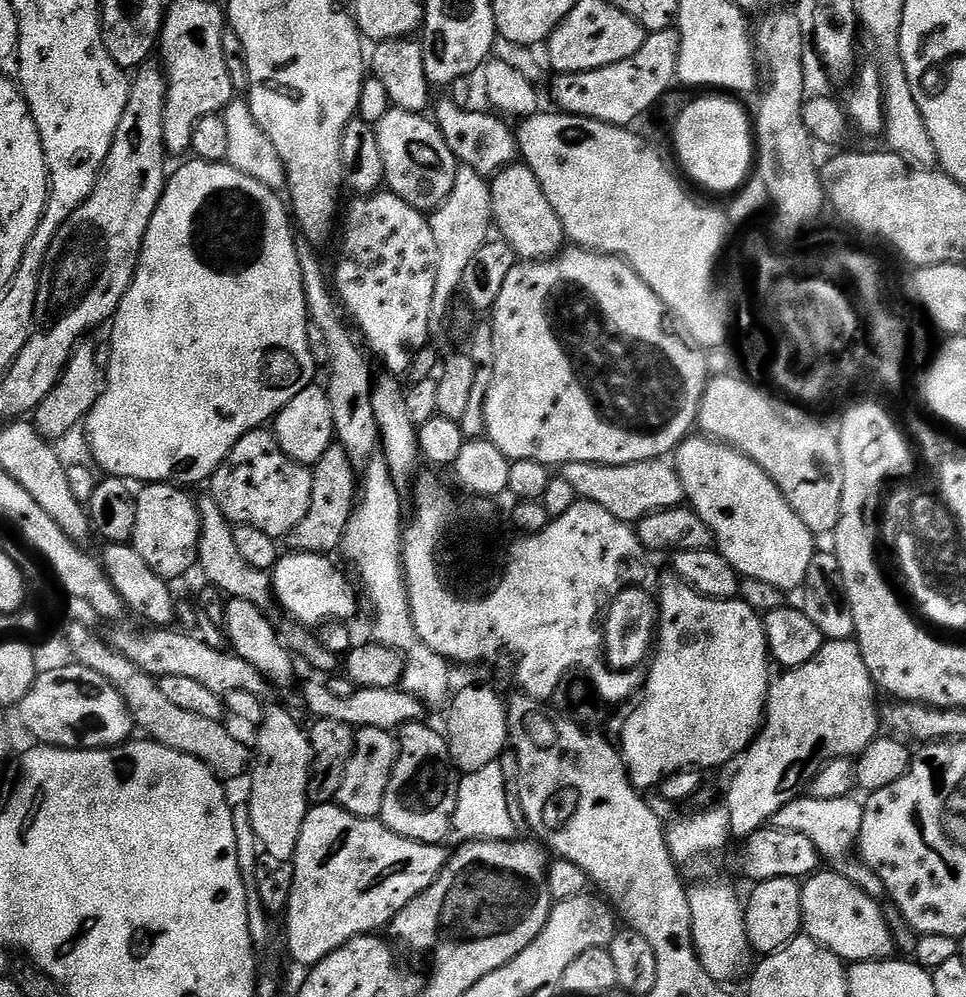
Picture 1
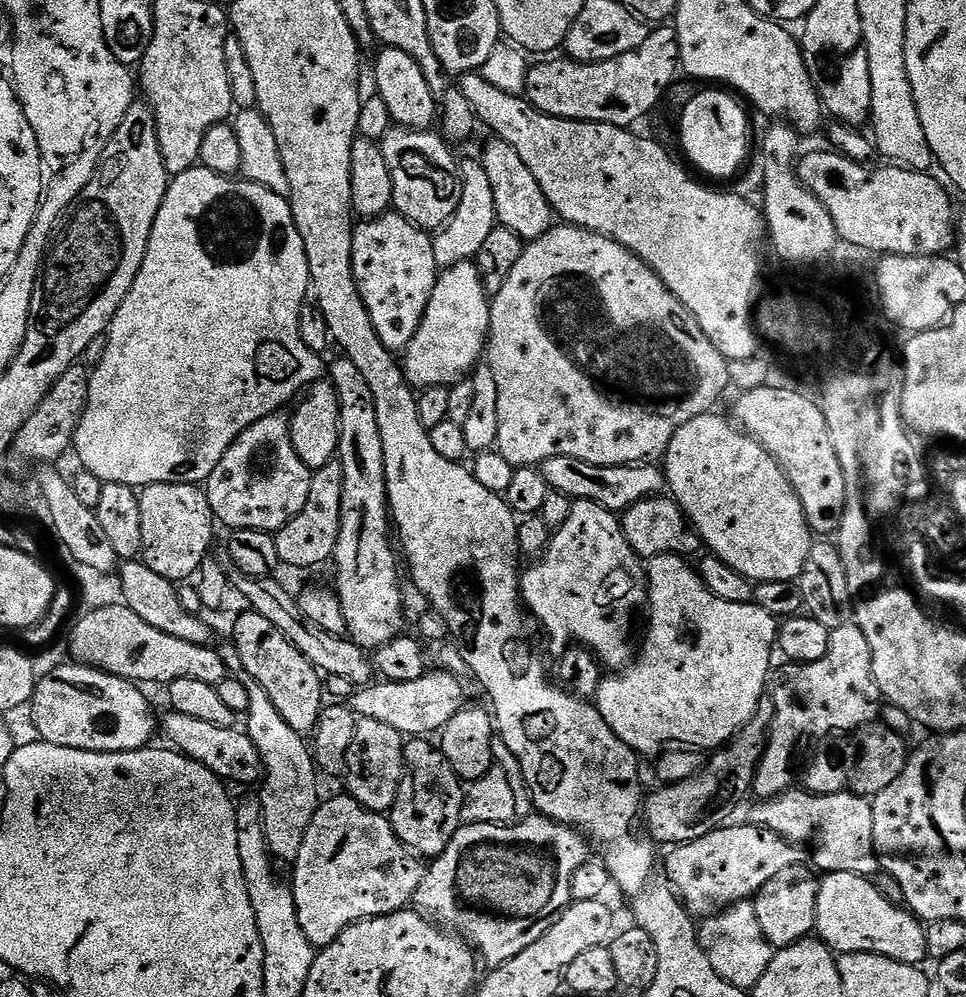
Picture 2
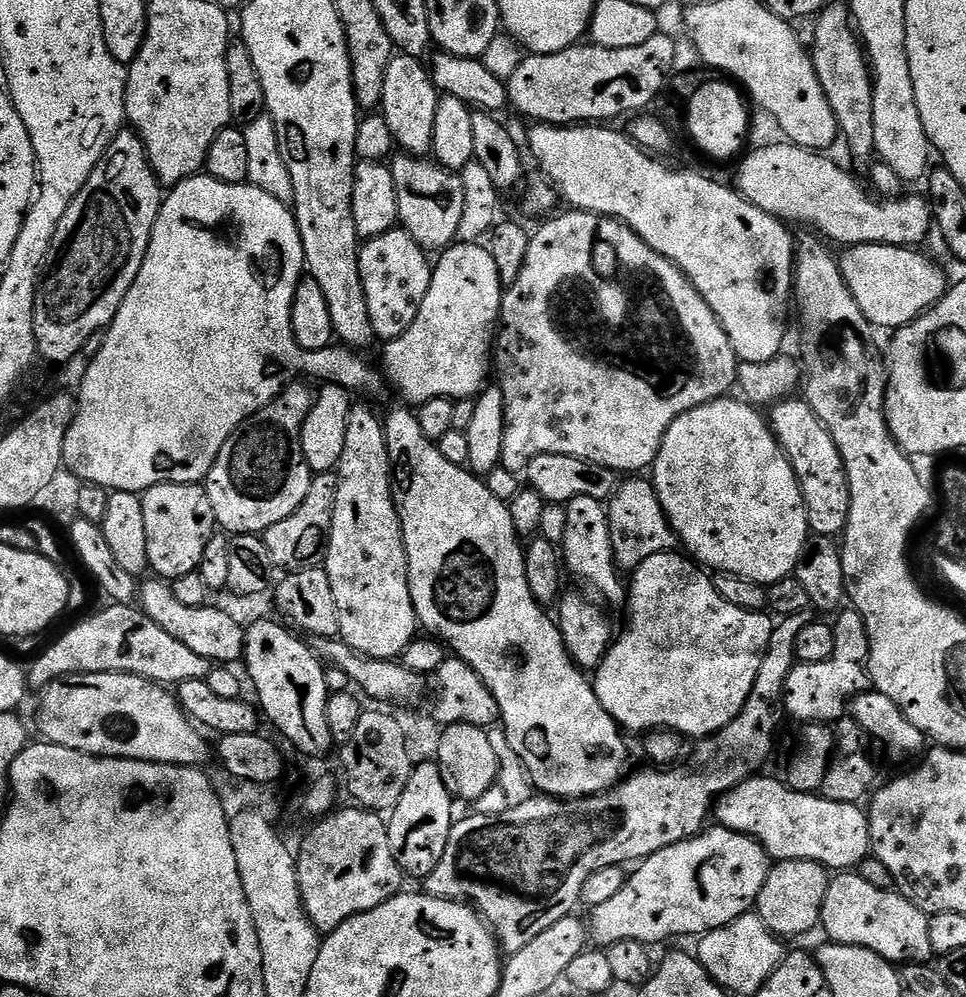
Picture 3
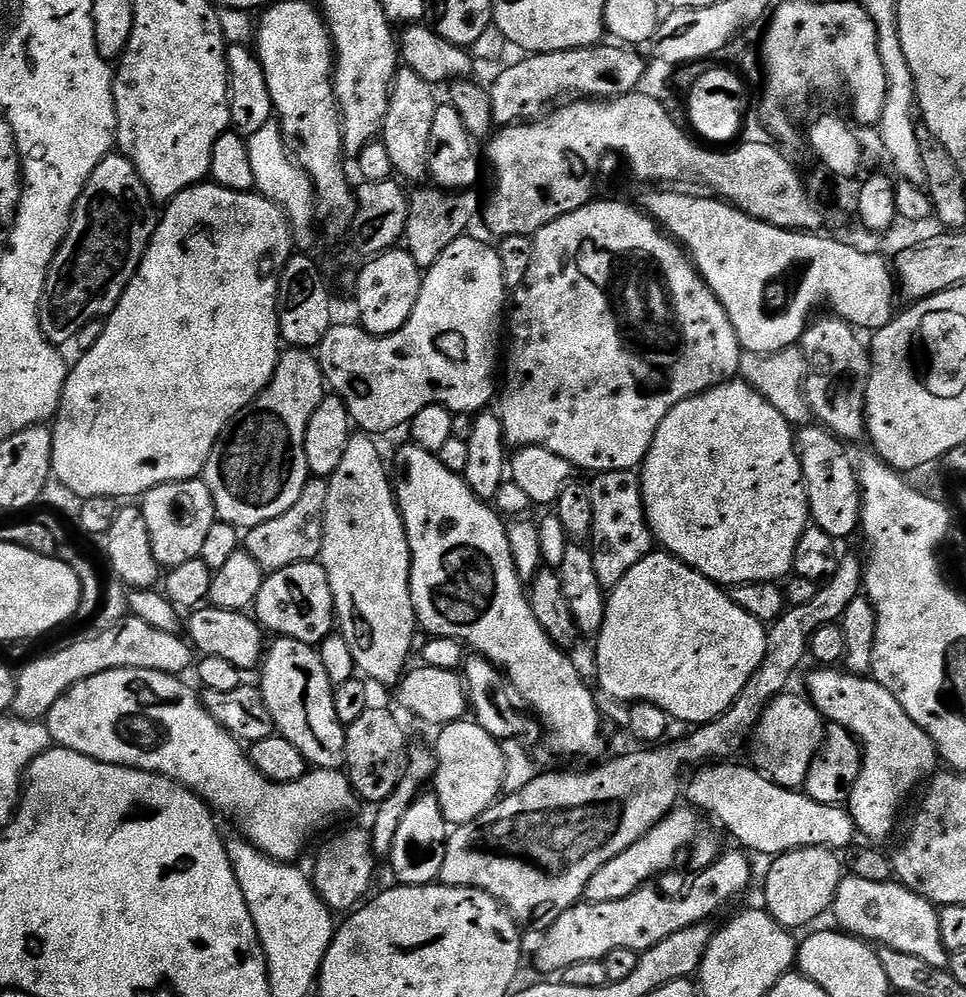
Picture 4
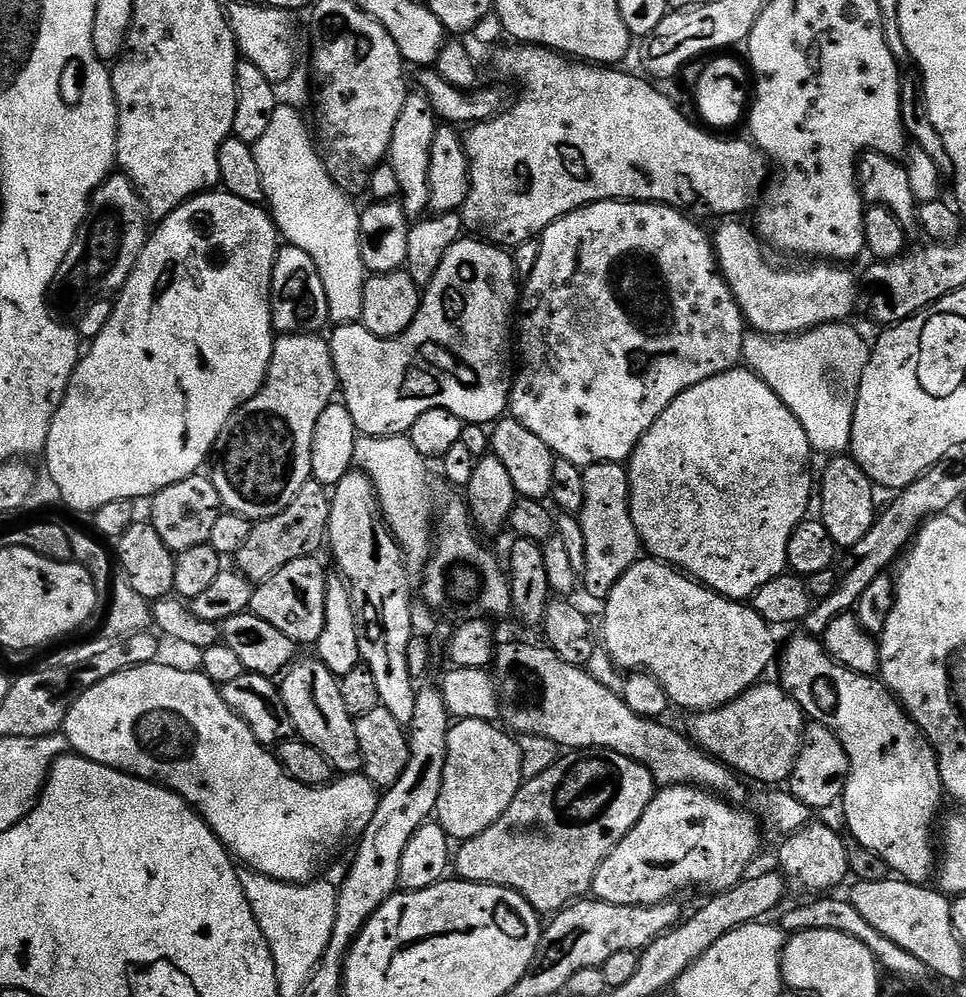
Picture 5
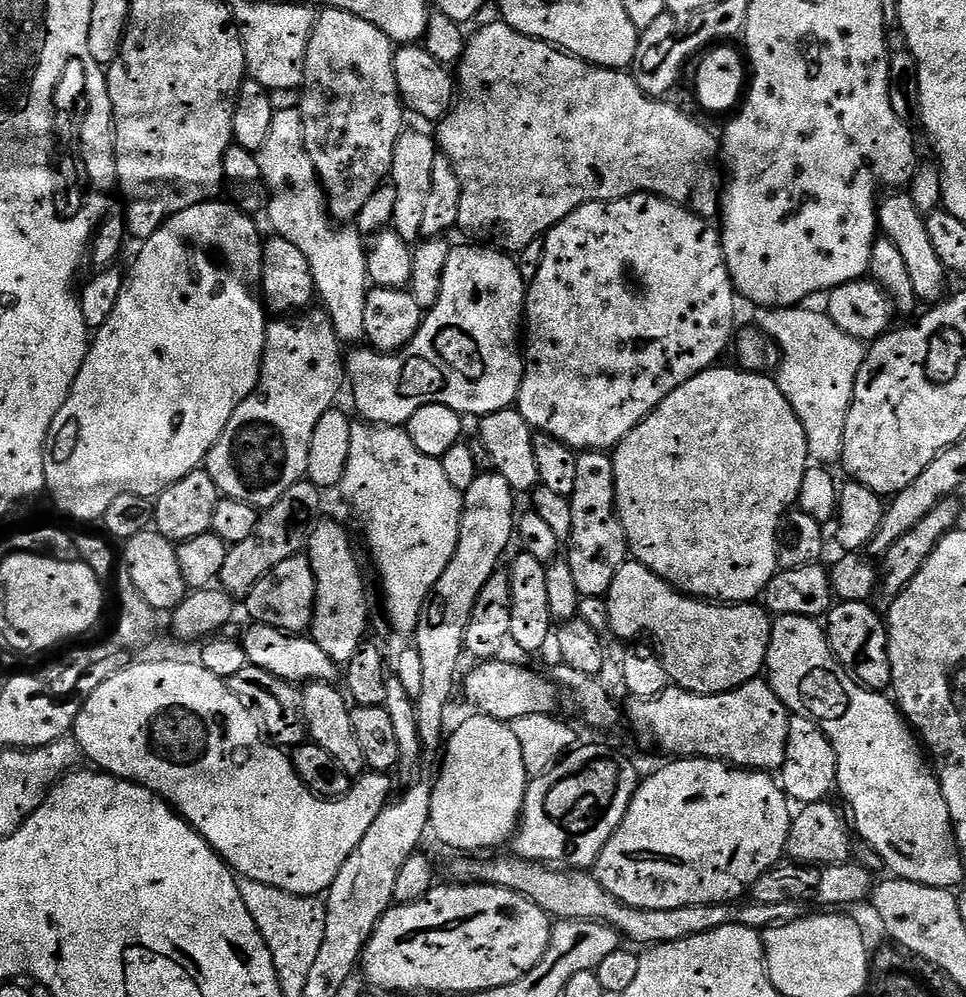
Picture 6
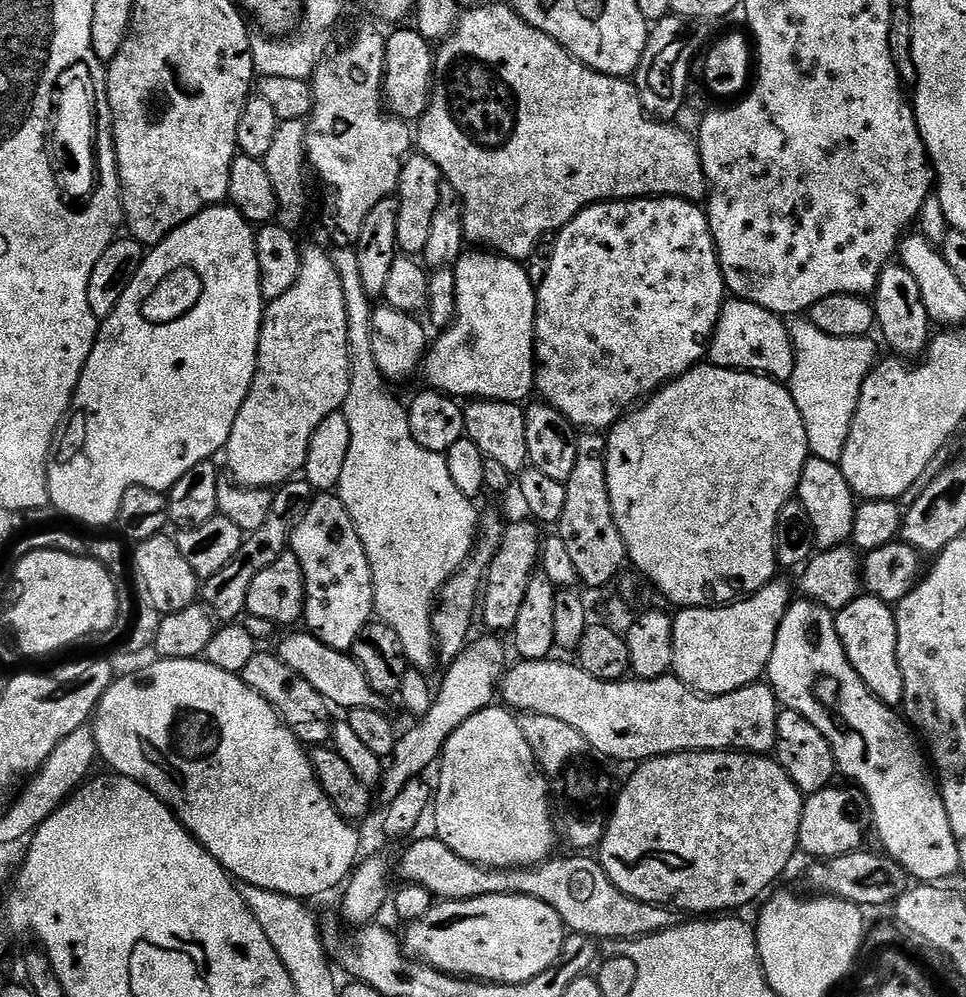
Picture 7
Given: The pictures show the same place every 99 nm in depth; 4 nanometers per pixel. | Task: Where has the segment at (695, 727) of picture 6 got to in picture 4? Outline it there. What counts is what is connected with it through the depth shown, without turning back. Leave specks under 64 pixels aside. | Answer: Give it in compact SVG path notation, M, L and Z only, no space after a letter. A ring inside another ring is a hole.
M795 691L783 692L774 697L760 716L750 737L750 752L756 771L763 772L778 786L793 790L803 789L810 766L824 744L826 721L824 715L803 695L795 696Z

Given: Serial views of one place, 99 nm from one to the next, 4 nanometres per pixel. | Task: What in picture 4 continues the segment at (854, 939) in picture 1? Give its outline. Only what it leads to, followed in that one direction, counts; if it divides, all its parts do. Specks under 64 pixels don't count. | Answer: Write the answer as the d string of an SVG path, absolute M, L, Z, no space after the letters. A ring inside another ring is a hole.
M845 875L830 912L836 915L837 922L841 924L837 925L845 933L876 946L902 950L902 954L914 954L914 958L922 958L922 962L930 962L930 966L948 967L950 954L946 946L942 946L937 905L899 882L866 882L866 878Z

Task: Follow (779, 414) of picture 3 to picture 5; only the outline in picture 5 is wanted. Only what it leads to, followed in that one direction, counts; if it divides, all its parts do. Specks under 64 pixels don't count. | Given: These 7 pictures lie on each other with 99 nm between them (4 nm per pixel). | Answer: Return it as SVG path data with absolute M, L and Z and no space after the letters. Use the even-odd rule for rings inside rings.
M851 455L833 456L827 463L824 473L818 476L818 518L826 526L826 530L830 530L830 538L834 538L837 549L847 550L862 542L862 537L869 532L870 526L877 518L877 489L872 479L864 473L862 466L858 466L858 462L853 460Z

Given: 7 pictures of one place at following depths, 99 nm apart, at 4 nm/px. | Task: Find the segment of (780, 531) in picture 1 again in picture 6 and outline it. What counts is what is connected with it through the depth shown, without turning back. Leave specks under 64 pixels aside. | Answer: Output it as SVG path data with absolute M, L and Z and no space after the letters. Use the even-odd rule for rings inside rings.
M739 366L707 368L702 374L690 378L674 394L670 394L655 408L622 442L617 444L611 453L614 462L614 490L616 491L616 513L622 522L622 530L628 539L628 550L631 559L642 566L654 570L658 578L662 578L678 592L685 596L699 598L709 602L726 604L747 604L763 597L764 587L776 577L776 535L780 520L799 501L802 490L802 478L810 466L806 434L802 430L802 422L794 414L790 402L782 394L780 385L771 375L758 372L745 372Z

